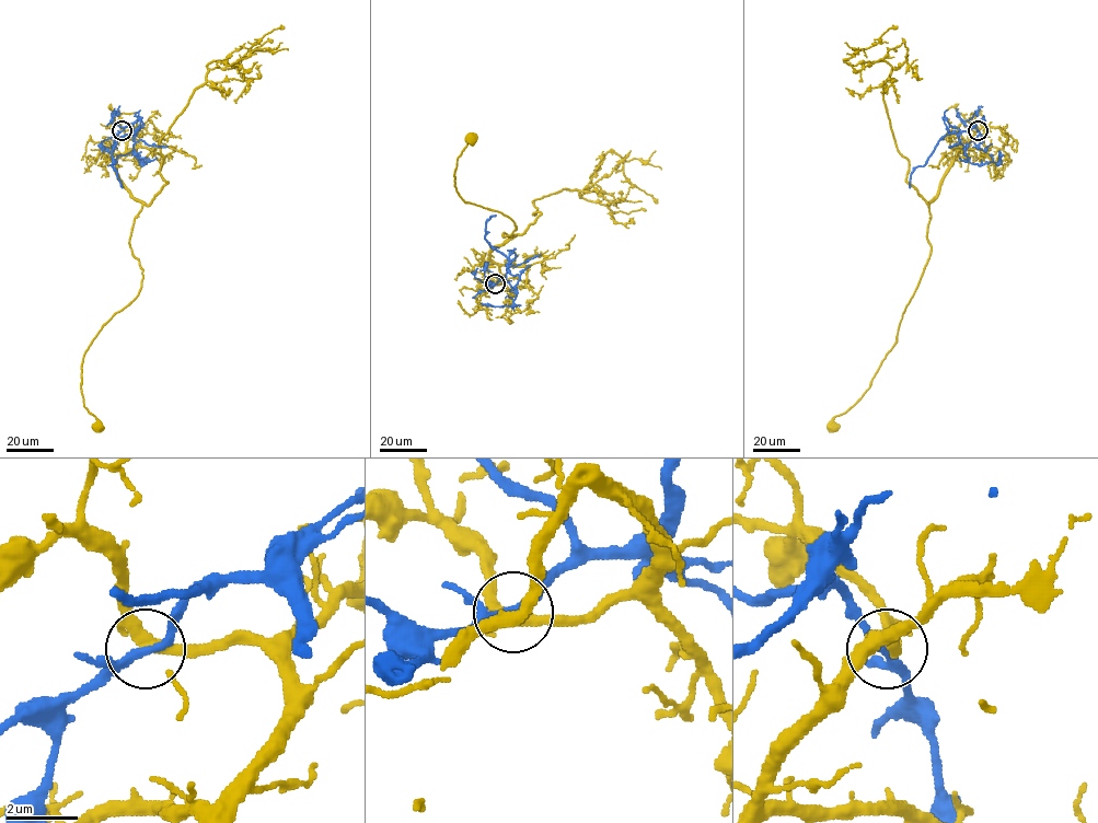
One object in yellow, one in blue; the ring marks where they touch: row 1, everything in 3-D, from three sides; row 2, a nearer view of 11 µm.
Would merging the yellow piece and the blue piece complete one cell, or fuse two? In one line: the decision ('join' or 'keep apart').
keep apart

